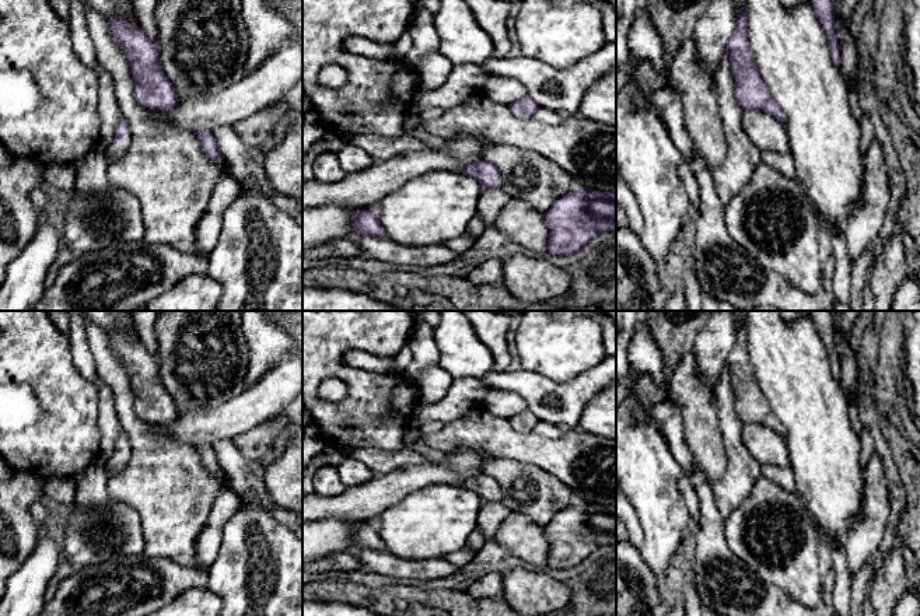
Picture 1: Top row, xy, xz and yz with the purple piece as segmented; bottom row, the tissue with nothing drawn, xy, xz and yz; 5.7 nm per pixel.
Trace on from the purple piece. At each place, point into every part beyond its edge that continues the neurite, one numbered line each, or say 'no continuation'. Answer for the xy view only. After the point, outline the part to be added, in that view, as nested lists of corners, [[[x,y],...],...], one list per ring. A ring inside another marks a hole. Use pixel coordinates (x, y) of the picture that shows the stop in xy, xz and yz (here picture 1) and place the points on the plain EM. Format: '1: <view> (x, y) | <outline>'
1: xy (119, 464) | [[[129,444],[129,451],[123,455],[123,456],[120,456],[119,459],[113,459],[113,456],[108,461],[108,470],[109,472],[119,472],[119,470],[122,470],[125,466],[126,466],[126,463],[127,463],[127,461],[129,461],[129,458],[130,458],[130,454],[132,454],[132,448],[130,448],[130,444]]]

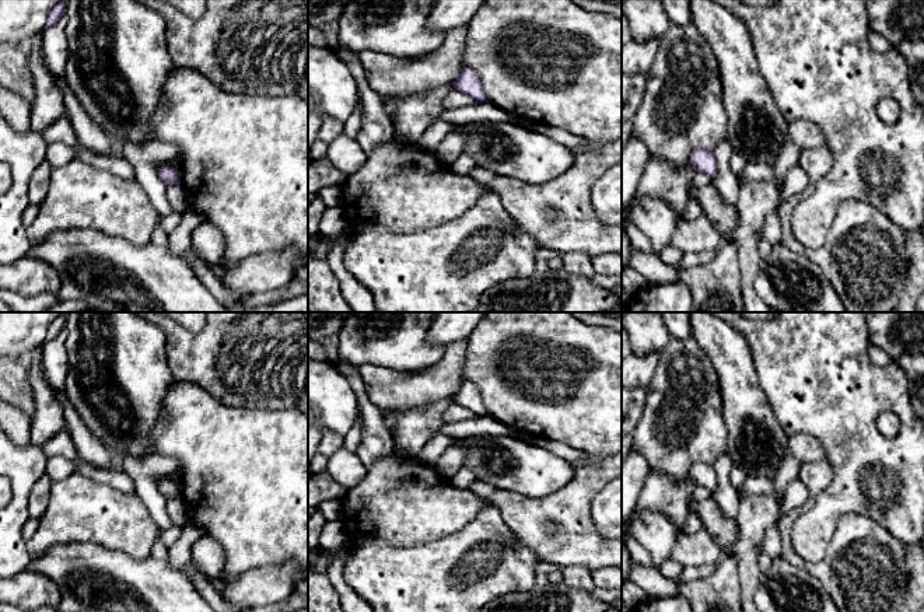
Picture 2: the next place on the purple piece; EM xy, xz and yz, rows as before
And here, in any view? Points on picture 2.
no continuation

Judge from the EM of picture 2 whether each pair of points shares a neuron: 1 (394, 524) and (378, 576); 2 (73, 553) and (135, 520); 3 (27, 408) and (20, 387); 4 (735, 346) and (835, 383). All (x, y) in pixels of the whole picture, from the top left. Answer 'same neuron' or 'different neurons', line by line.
1: different neurons
2: different neurons
3: same neuron
4: different neurons

